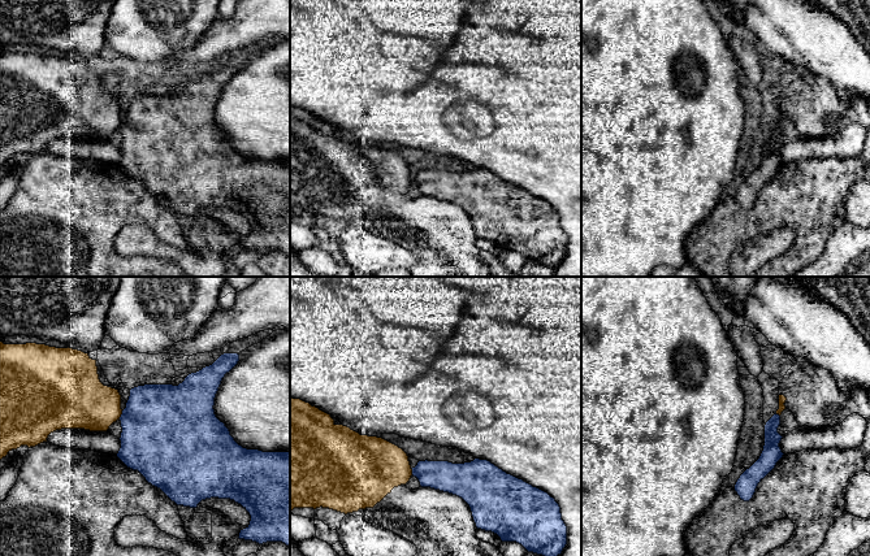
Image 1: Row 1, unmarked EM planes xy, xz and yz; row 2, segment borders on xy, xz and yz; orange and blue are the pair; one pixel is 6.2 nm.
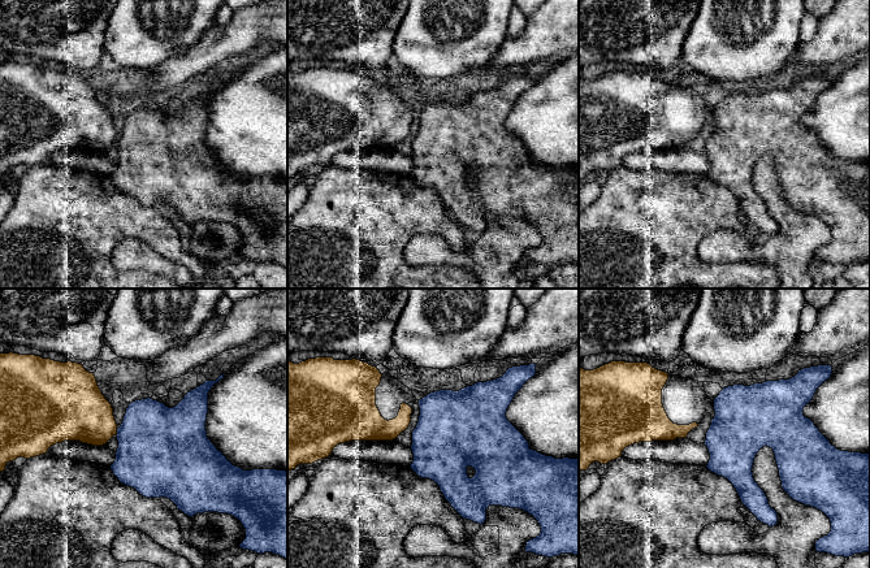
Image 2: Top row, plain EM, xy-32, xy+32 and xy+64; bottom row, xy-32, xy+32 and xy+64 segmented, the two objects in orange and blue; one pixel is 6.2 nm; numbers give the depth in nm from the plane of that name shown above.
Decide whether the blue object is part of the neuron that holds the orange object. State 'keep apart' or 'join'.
keep apart

